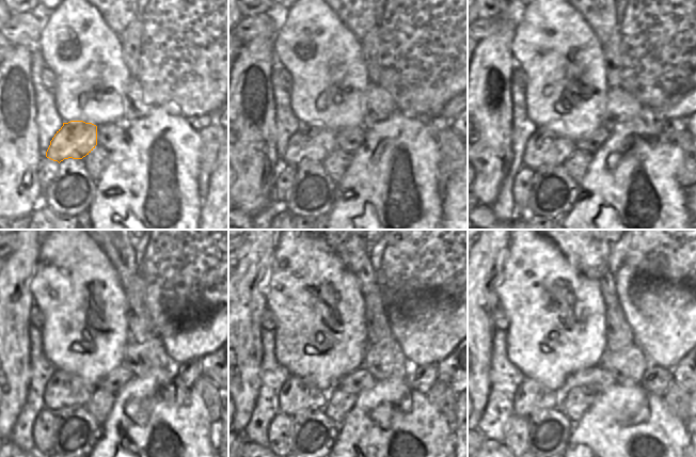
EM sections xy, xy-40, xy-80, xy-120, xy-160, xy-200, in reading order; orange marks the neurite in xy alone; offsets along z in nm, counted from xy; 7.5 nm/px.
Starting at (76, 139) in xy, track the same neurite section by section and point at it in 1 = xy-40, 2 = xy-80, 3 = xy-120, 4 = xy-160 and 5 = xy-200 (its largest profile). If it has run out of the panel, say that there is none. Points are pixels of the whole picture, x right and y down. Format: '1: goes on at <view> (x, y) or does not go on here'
1: goes on at xy-40 (315, 142)
2: goes on at xy-80 (544, 147)
3: goes on at xy-120 (63, 389)
4: goes on at xy-160 (297, 393)
5: goes on at xy-200 (532, 396)

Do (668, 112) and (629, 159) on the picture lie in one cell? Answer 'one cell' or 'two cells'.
two cells

